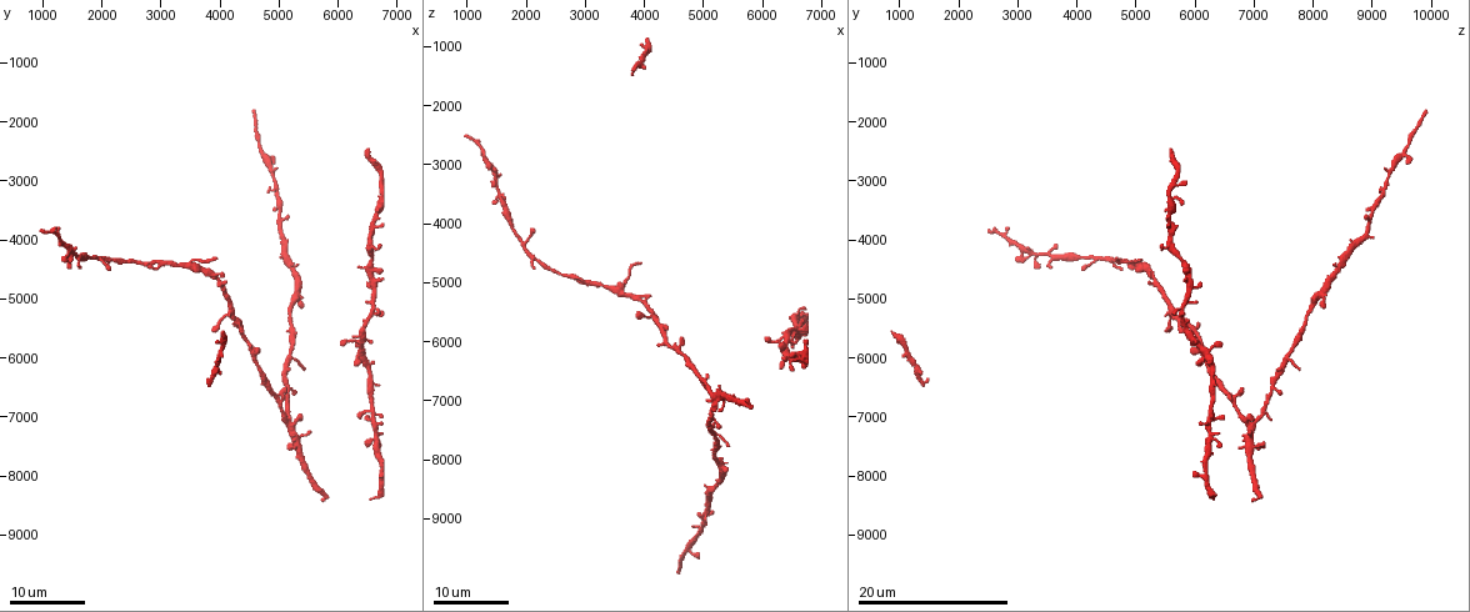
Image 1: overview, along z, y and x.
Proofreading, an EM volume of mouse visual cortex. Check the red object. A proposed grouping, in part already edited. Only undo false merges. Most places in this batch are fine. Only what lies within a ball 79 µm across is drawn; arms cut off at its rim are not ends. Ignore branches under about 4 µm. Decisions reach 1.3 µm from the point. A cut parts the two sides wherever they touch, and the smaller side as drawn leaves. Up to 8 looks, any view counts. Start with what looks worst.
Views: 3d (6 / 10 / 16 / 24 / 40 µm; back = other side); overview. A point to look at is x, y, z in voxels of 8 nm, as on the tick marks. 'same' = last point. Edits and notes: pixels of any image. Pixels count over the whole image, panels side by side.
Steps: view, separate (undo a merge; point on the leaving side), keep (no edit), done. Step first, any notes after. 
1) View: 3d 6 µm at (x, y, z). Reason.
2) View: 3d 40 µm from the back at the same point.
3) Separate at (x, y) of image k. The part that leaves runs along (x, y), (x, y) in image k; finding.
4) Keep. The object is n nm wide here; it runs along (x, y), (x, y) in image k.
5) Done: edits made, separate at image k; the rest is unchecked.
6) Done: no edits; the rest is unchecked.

View: 3d 16 µm at (1400, 4200, 3050). Arms part here.

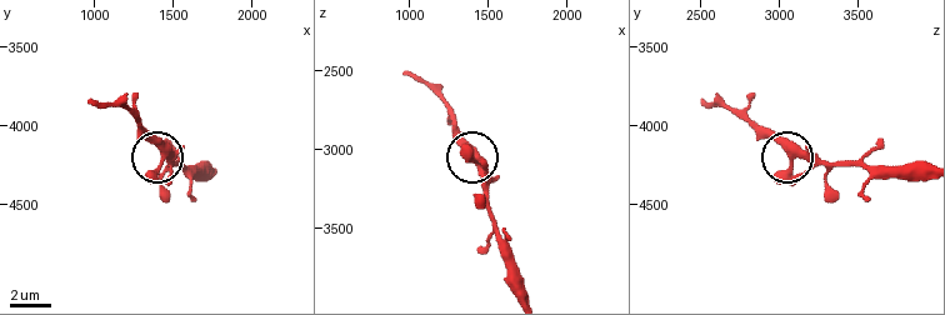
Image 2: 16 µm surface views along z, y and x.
View: 3d 10 µm at (1420, 4200, 3080).

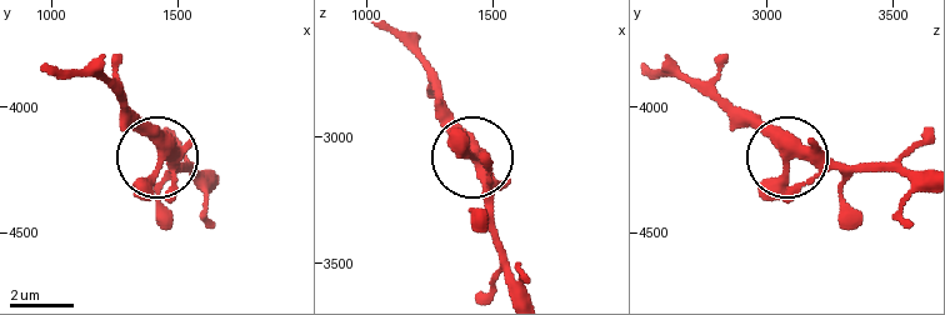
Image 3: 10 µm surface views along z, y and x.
Keep. The side arm is 7 µm long; it runs along (919, 183), (894, 169), (814, 164), (774, 145), (736, 108) in image 3; all the same neuron.

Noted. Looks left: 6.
View: 3d 16 µm at (3500, 4350, 5100). A fork.

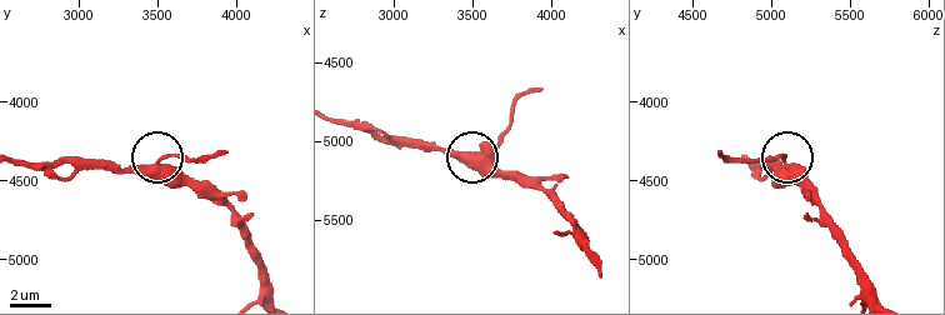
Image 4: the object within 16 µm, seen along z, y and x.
View: 3d 6 µm at (3480, 4380, 5080).

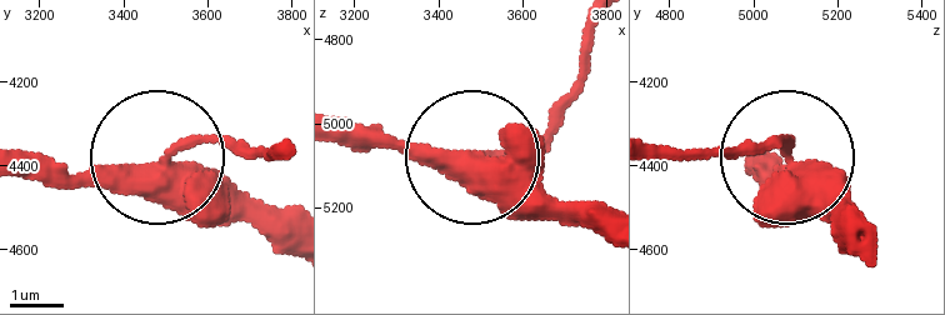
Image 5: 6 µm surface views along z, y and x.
View: 3d 6 µm from the back at (3500, 4395, 5100).

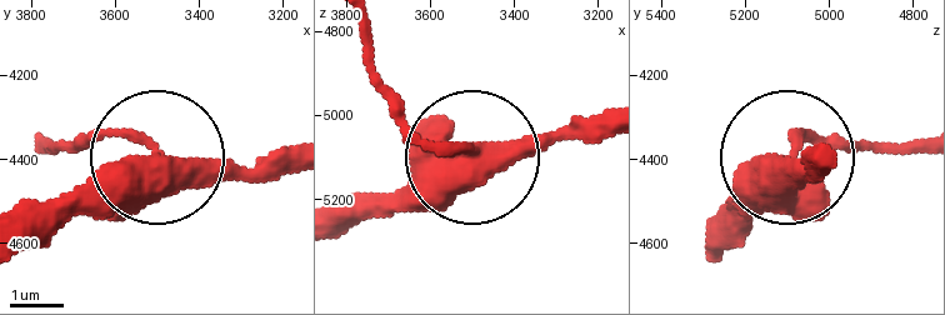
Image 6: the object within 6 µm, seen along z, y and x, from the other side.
Keep. 3 arms meet here; it runs along (726, 248), (803, 135), (860, 149) in image 6; continuous, no second neuron.

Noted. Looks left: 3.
View: 3d 24 µm at (1650, 4350, 3600). Four arms meet.

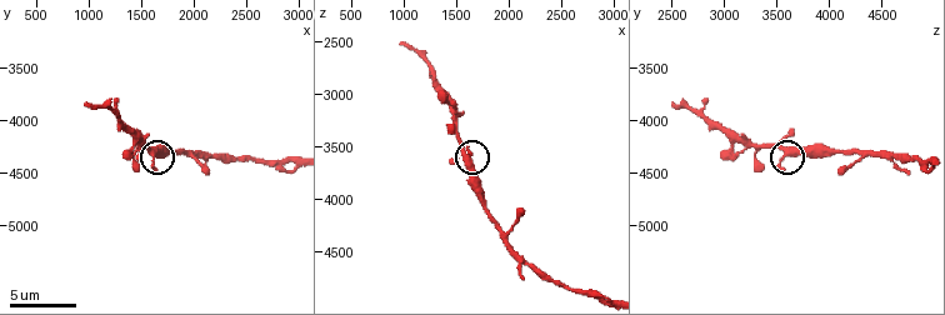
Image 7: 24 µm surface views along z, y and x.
View: 3d 10 µm at (1600, 4300, 3600).

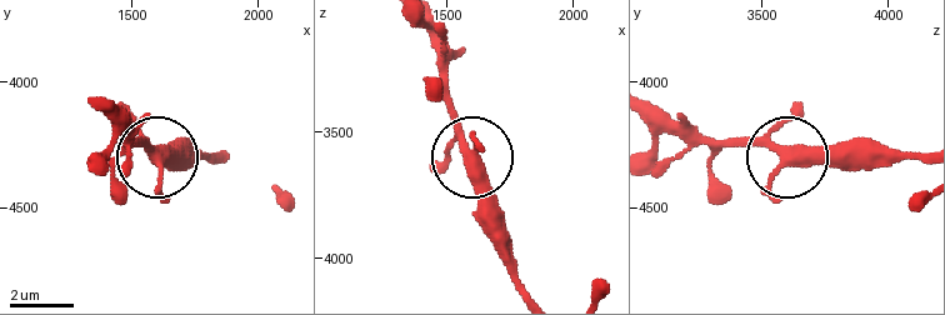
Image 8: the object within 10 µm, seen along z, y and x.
Keep. The object is 330 nm wide here; it runs along (916, 160), (788, 160), (755, 144), (694, 144) in image 8; one neuron here.

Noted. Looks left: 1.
Done: no edits; the rest is unchecked.

